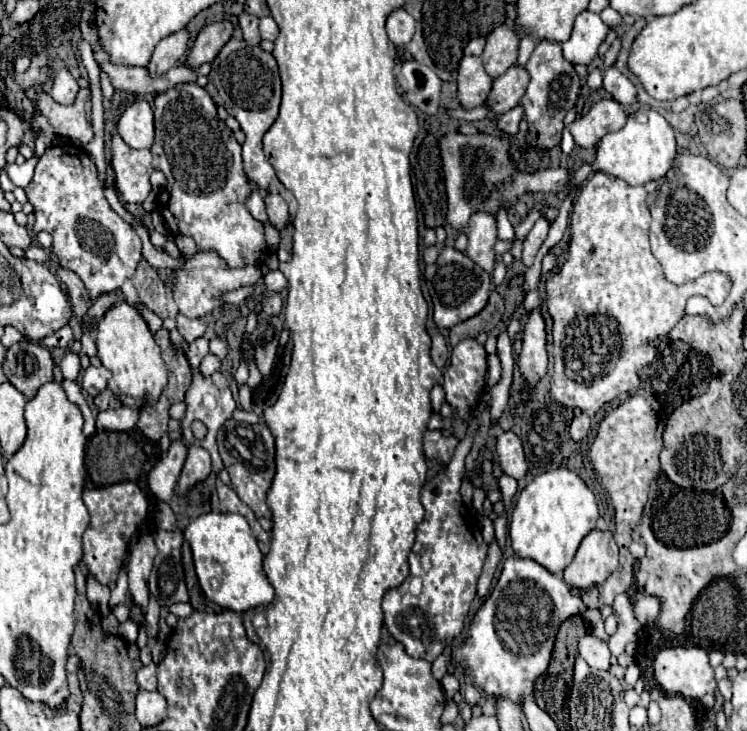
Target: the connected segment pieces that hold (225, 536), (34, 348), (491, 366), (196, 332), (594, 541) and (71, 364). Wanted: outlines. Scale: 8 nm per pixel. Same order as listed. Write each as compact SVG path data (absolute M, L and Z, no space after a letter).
M206 513L194 519L184 529L194 557L196 575L204 595L224 609L242 613L260 605L268 605L274 599L272 585L262 573L262 553L258 541L252 535L248 521L236 513Z
M26 339L6 351L2 371L26 399L36 397L44 383L54 381L54 361L50 351L40 343L26 343Z
M490 355L488 357L488 389L492 385L496 385L500 379L500 361L498 361L498 355Z
M178 315L178 317L176 317L176 323L178 323L180 335L182 335L188 343L192 343L192 341L198 339L198 337L202 337L204 331L206 331L204 321L200 321L200 319L188 319L188 317L184 317L184 315Z
M590 531L578 547L574 561L564 569L564 581L576 589L602 585L618 567L618 547L610 531Z
M66 353L66 357L60 361L60 371L64 379L76 381L80 375L80 359L76 353Z

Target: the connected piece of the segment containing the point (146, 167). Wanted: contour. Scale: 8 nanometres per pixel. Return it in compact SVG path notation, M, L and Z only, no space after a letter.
M118 131L110 133L110 157L116 173L116 189L126 203L142 203L150 193L152 153L128 147Z

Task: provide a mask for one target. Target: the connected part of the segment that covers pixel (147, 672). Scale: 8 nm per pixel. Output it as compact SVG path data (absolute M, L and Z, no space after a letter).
M150 663L138 671L138 685L148 691L156 689L156 665L154 663Z

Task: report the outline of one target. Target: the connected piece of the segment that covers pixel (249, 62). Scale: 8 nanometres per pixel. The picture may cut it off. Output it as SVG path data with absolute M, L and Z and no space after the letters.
M232 37L220 49L216 59L212 61L212 71L208 75L208 81L210 81L210 85L214 85L220 101L222 101L222 107L228 111L228 115L232 115L240 123L242 131L246 133L246 141L242 145L242 159L244 159L244 171L246 171L248 179L270 193L280 193L290 207L290 219L294 219L296 217L296 199L280 183L280 179L274 173L274 167L270 165L268 157L262 151L262 137L278 117L280 93L282 93L280 73L278 73L278 65L276 65L272 53L266 53L260 47L250 47L248 43Z

